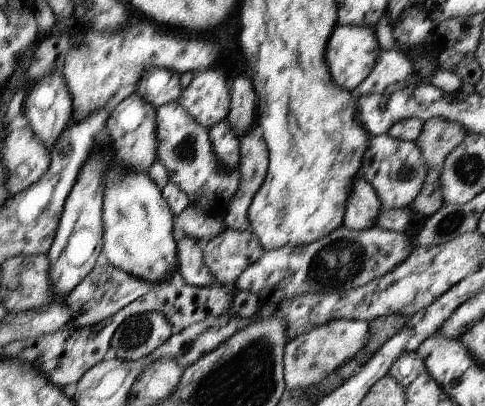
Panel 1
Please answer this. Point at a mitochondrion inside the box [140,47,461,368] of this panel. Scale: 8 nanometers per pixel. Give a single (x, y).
(341, 261)

